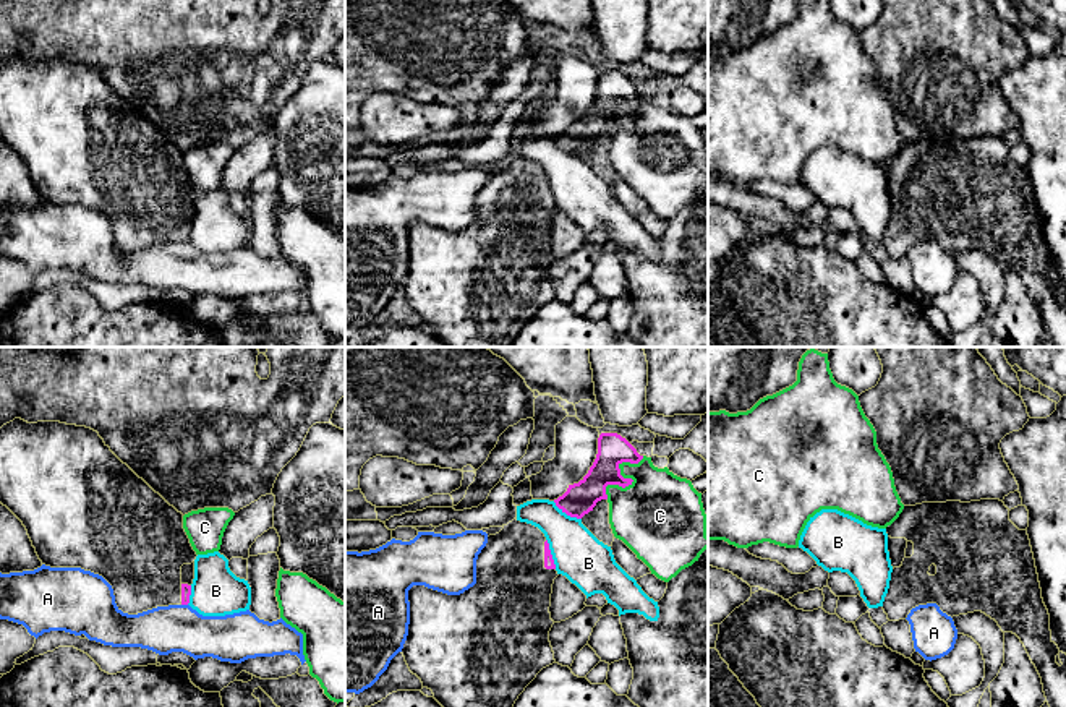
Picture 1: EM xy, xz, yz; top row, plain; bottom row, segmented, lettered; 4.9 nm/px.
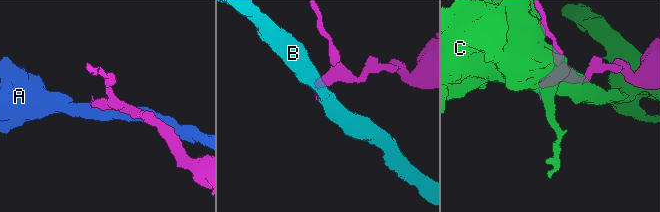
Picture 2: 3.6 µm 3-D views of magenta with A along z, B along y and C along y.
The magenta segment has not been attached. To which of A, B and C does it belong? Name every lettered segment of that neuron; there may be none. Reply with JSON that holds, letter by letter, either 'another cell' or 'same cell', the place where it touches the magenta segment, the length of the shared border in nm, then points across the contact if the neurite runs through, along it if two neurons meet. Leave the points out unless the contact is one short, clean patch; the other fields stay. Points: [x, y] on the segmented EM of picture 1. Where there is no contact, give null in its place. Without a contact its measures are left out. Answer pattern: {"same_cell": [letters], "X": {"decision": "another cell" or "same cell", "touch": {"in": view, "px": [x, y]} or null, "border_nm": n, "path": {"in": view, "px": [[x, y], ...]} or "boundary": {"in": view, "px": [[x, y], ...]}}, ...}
{"same_cell": [], "A": {"decision": "another cell", "touch": {"in": "xy", "px": [185, 604]}, "border_nm": 30, "boundary": {"in": "xy", "px": [[182, 604], [187, 605]]}}, "B": {"decision": "another cell", "touch": {"in": "xz", "px": [567, 514]}, "border_nm": 170, "boundary": {"in": "xz", "px": [[553, 501], [567, 514], [580, 519]]}}, "C": {"decision": "another cell", "touch": {"in": "xz", "px": [629, 479]}, "border_nm": 280}}

